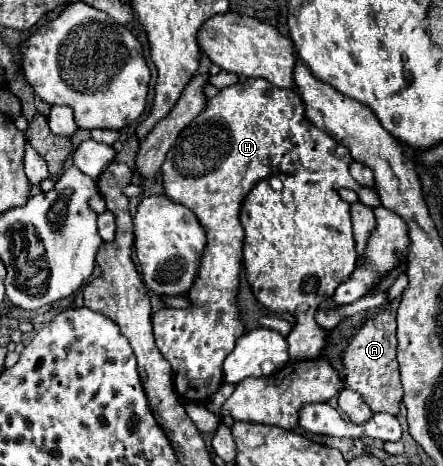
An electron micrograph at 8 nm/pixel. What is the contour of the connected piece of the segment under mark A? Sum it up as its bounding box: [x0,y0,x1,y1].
[342,311,402,415]

